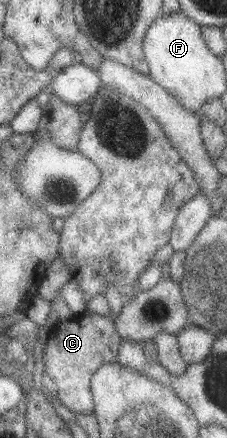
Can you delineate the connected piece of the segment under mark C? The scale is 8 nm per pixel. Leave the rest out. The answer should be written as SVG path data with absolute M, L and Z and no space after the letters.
M84 311L73 314L67 322L56 321L46 339L42 349L43 370L56 385L53 396L73 415L92 413L91 375L99 365L116 362L121 343L113 321L108 316Z

